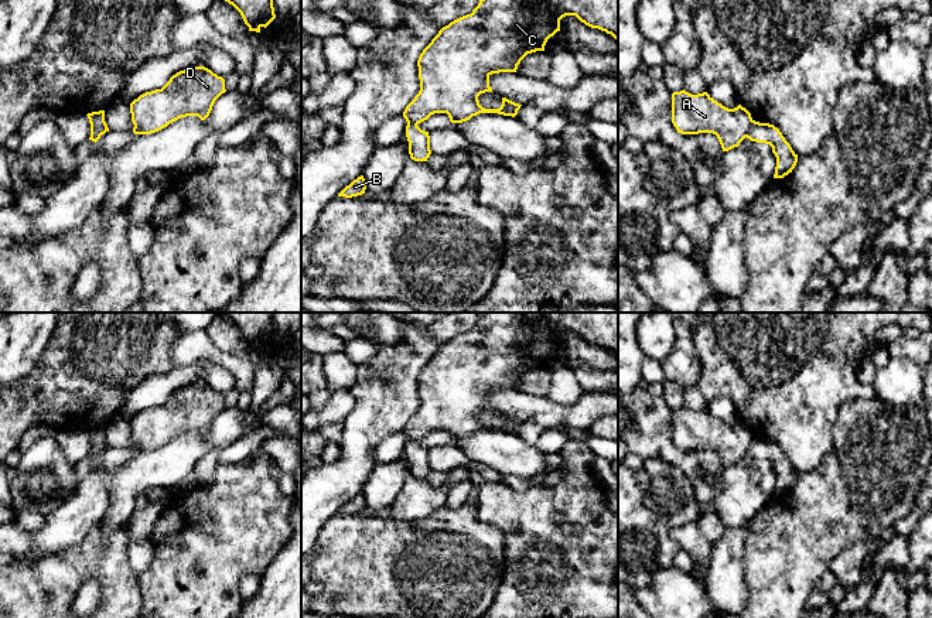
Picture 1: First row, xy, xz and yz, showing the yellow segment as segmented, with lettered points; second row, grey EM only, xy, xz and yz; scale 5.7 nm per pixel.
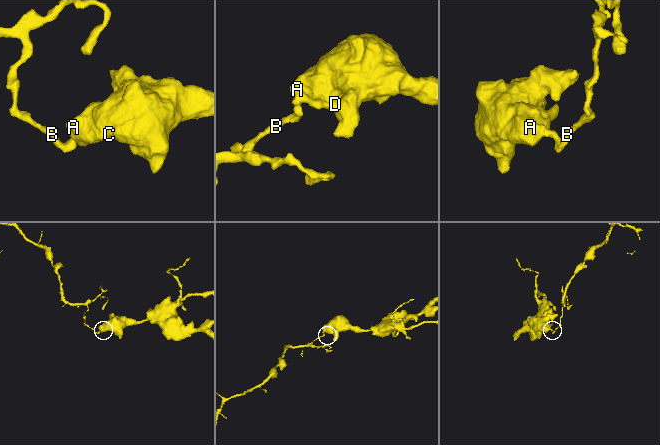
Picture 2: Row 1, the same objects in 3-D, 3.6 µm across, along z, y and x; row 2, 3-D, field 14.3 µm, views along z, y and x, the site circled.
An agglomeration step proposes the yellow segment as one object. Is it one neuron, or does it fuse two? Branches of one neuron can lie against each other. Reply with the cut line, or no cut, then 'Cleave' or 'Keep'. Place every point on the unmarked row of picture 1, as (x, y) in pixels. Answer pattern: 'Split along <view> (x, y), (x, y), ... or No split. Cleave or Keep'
Split along yz (754, 437), (746, 453). Cleave

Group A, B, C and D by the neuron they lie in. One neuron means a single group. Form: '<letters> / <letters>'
A C D / B

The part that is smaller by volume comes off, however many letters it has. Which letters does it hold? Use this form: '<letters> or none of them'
B

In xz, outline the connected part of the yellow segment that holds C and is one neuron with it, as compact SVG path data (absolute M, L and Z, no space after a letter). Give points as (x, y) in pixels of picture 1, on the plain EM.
M485 313L471 331L443 344L423 366L417 378L420 407L406 423L403 434L409 441L419 441L434 430L447 430L451 440L467 438L479 430L515 434L522 421L502 414L499 426L485 426L478 413L492 409L492 390L516 389L528 371L544 368L566 332L576 332L586 342L618 356L618 313Z

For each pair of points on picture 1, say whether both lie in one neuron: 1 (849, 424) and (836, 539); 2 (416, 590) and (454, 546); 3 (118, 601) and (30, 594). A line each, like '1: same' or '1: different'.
1: same
2: same
3: same

